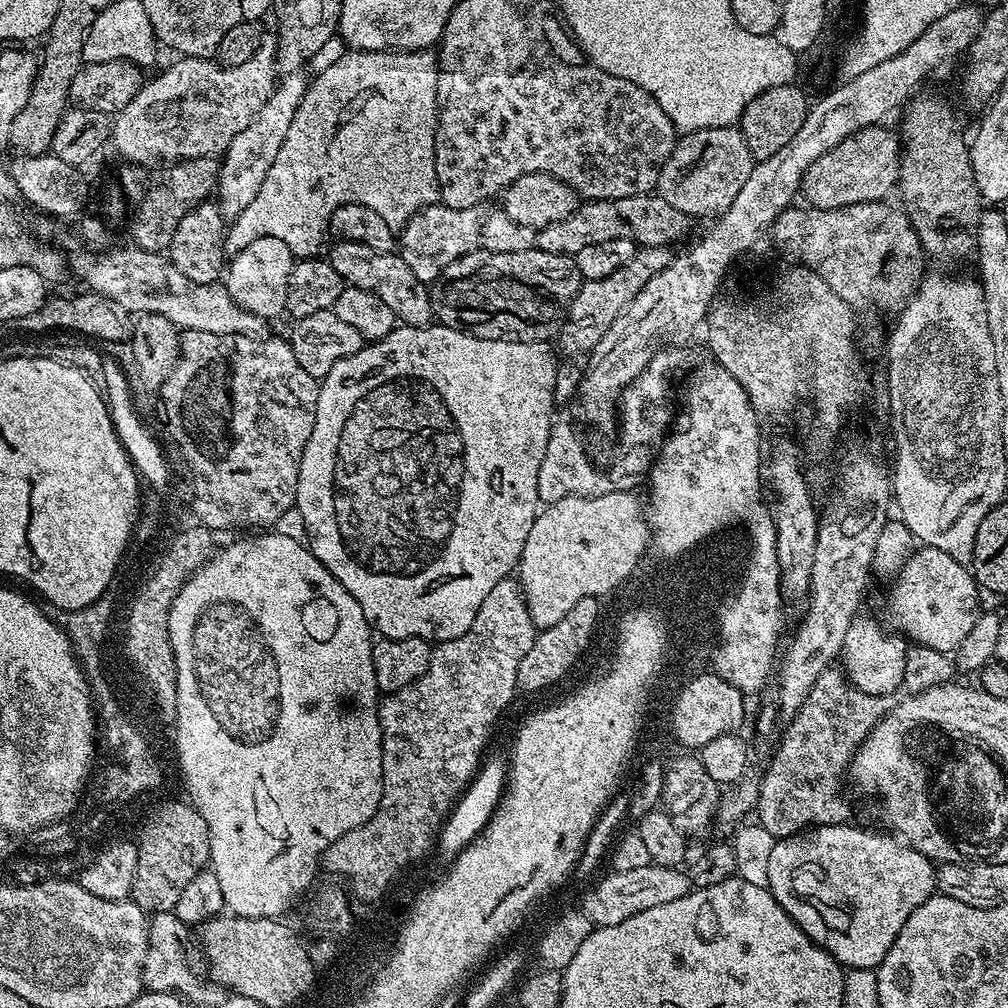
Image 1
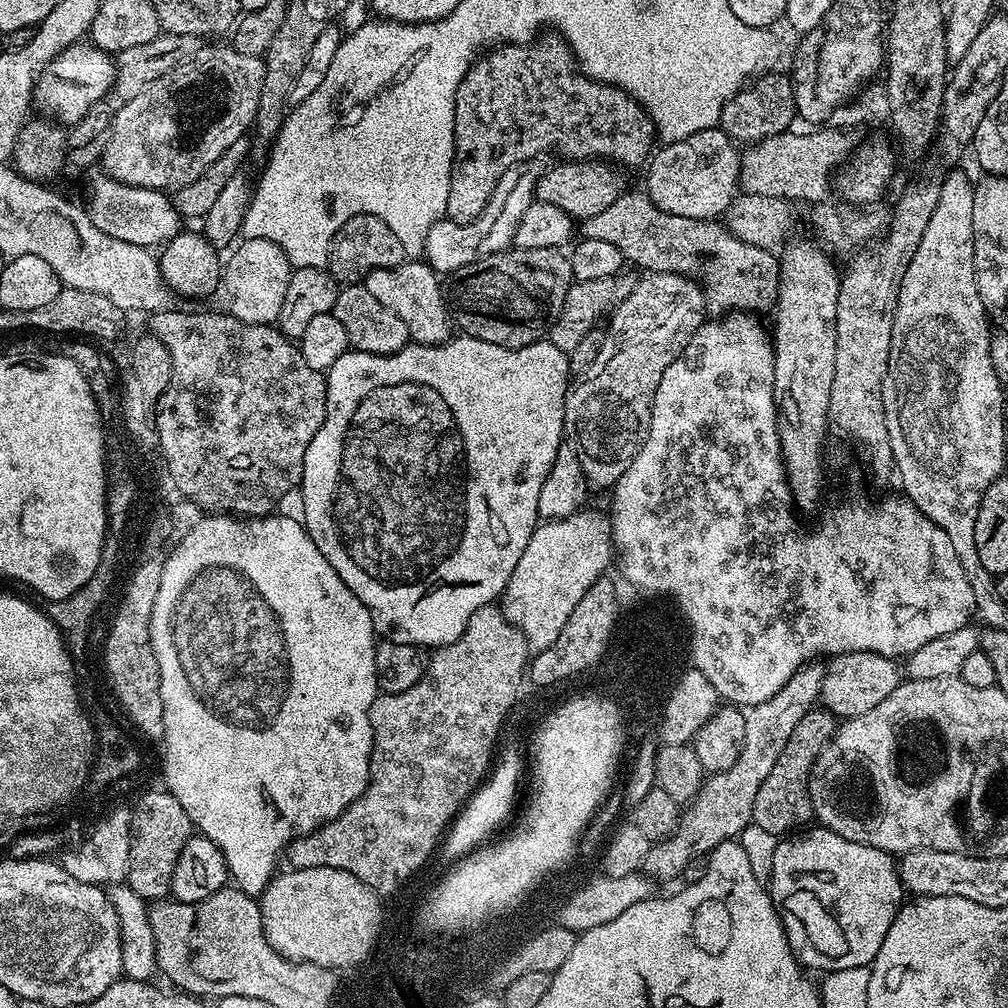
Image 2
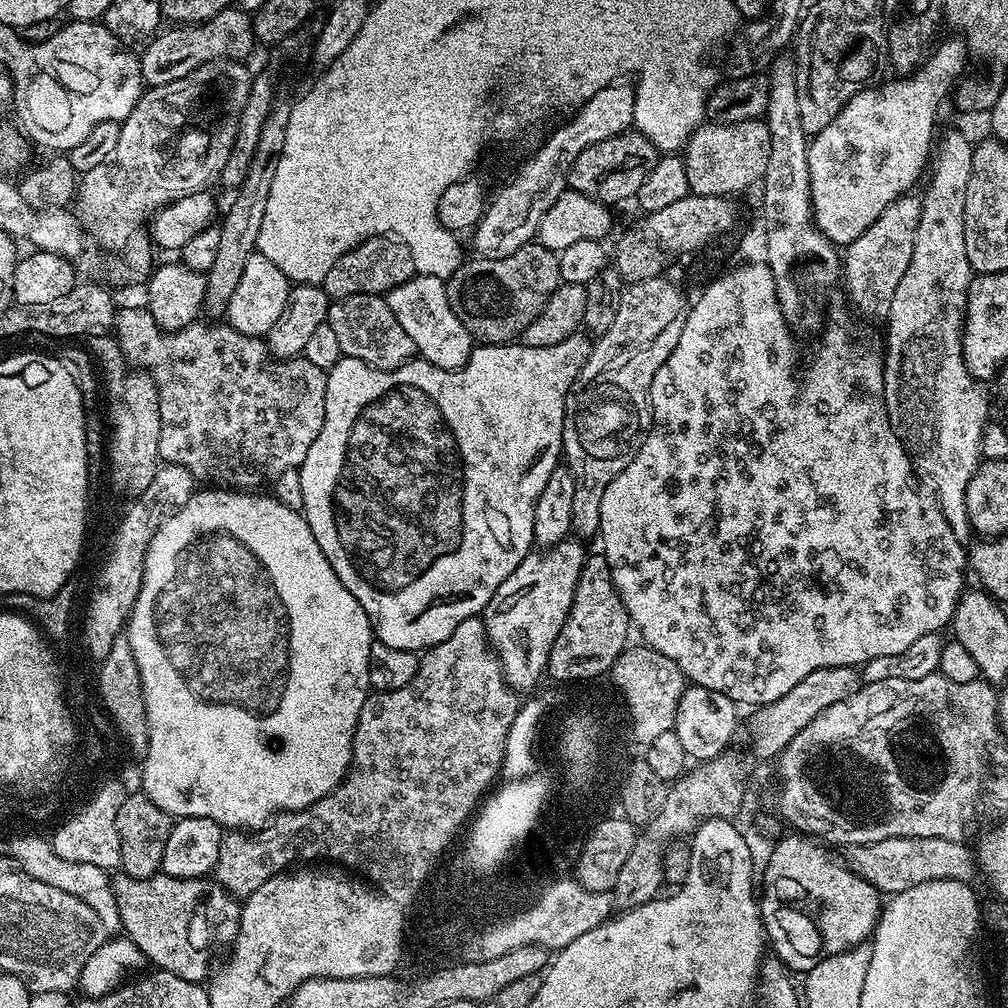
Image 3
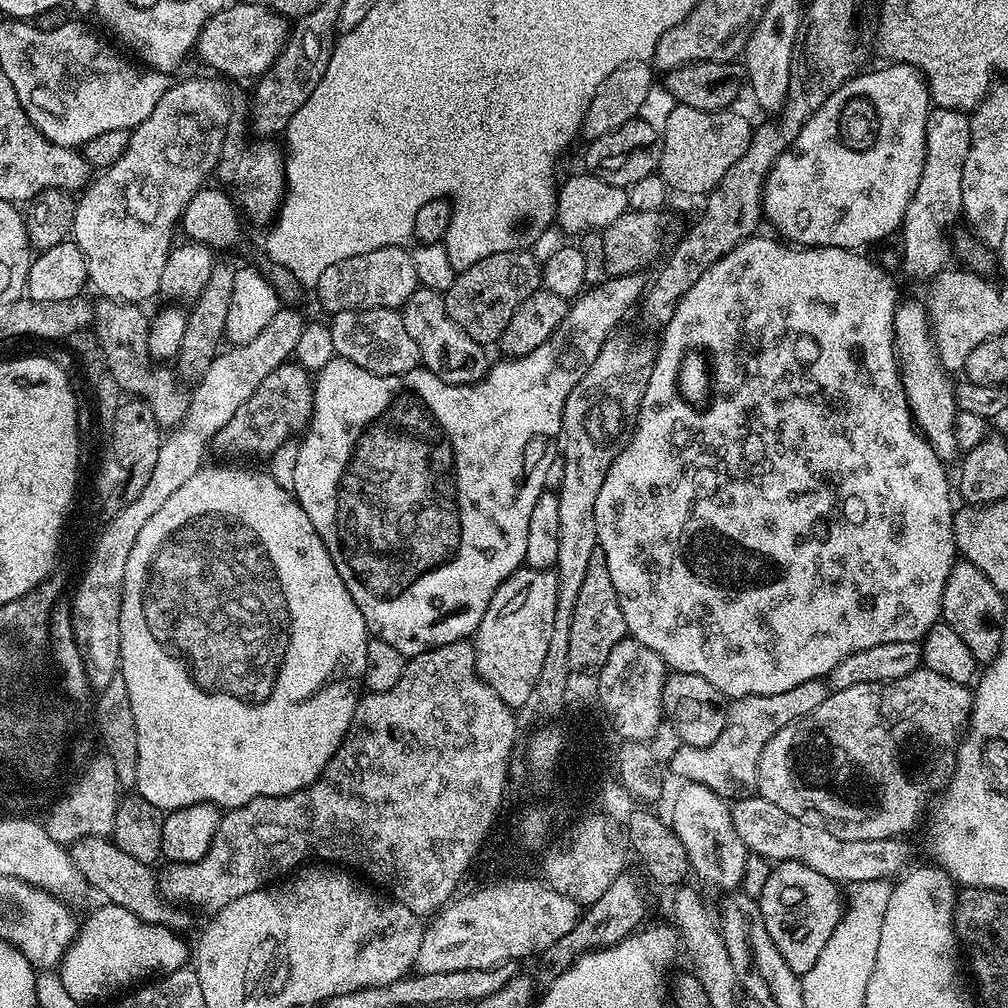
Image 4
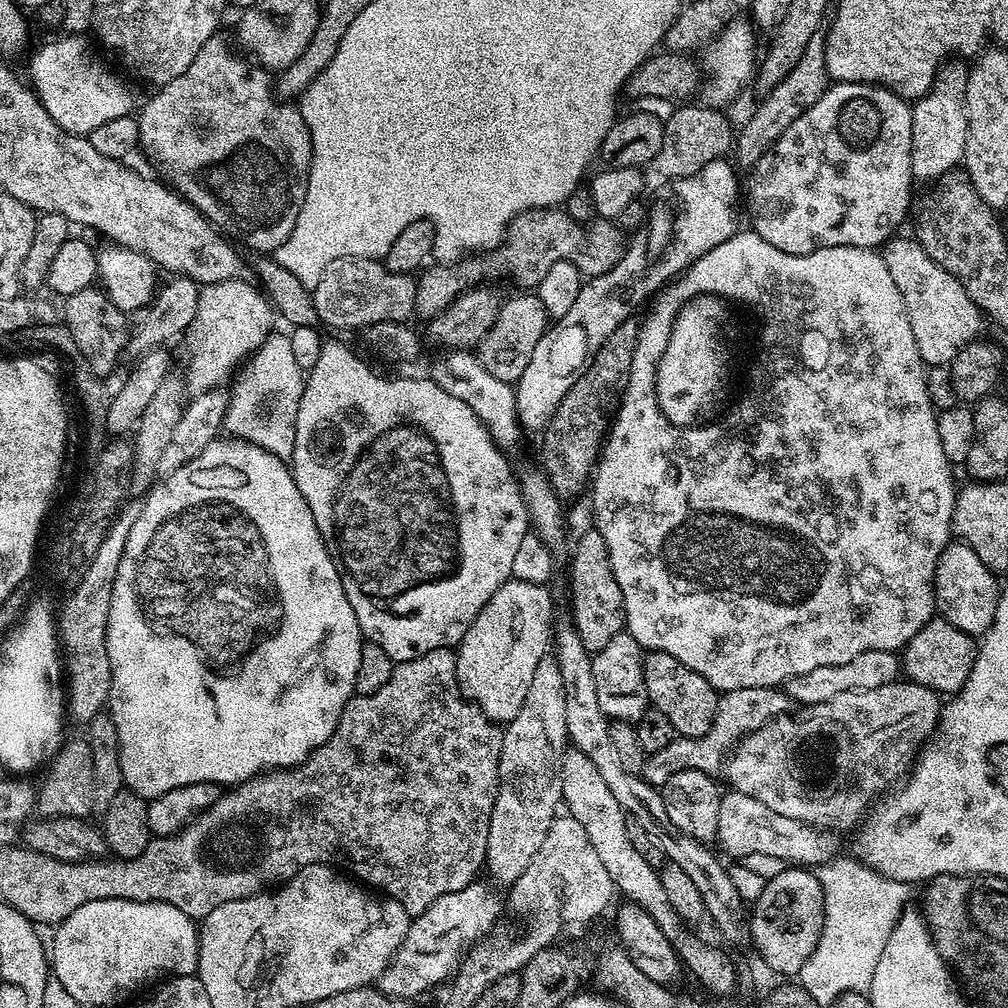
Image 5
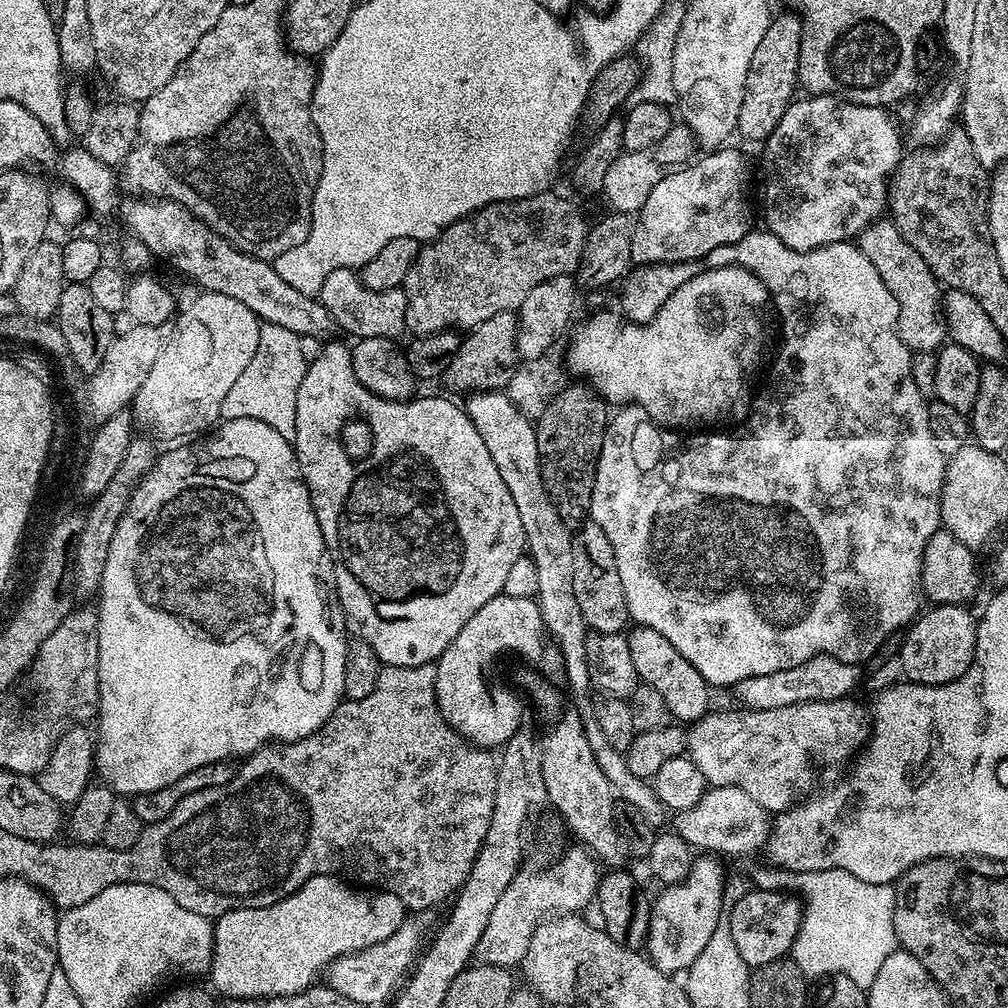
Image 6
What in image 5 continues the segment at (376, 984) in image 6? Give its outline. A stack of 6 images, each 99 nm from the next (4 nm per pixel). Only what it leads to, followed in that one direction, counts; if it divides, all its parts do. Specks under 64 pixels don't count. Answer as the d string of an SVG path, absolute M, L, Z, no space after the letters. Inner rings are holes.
M473 882L457 892L442 894L442 898L413 919L402 946L394 954L388 969L380 975L378 987L381 992L394 998L415 1001L416 996L422 995L427 988L440 983L443 985L456 975L456 969L470 950L475 949L500 920L499 898L480 883Z

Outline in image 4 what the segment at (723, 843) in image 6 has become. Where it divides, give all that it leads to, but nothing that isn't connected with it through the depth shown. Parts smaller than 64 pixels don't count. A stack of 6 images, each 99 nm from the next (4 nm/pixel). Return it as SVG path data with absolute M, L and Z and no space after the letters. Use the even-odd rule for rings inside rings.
M759 794L735 801L731 809L734 830L738 830L738 838L742 838L749 853L763 856L769 862L802 862L802 866L810 866L810 870L826 874L826 878L841 886L875 880L891 881L909 867L908 848L900 838L870 838L862 842L834 838L830 830L802 822L802 818L794 818L794 814L786 814L786 810L774 806L774 802Z

